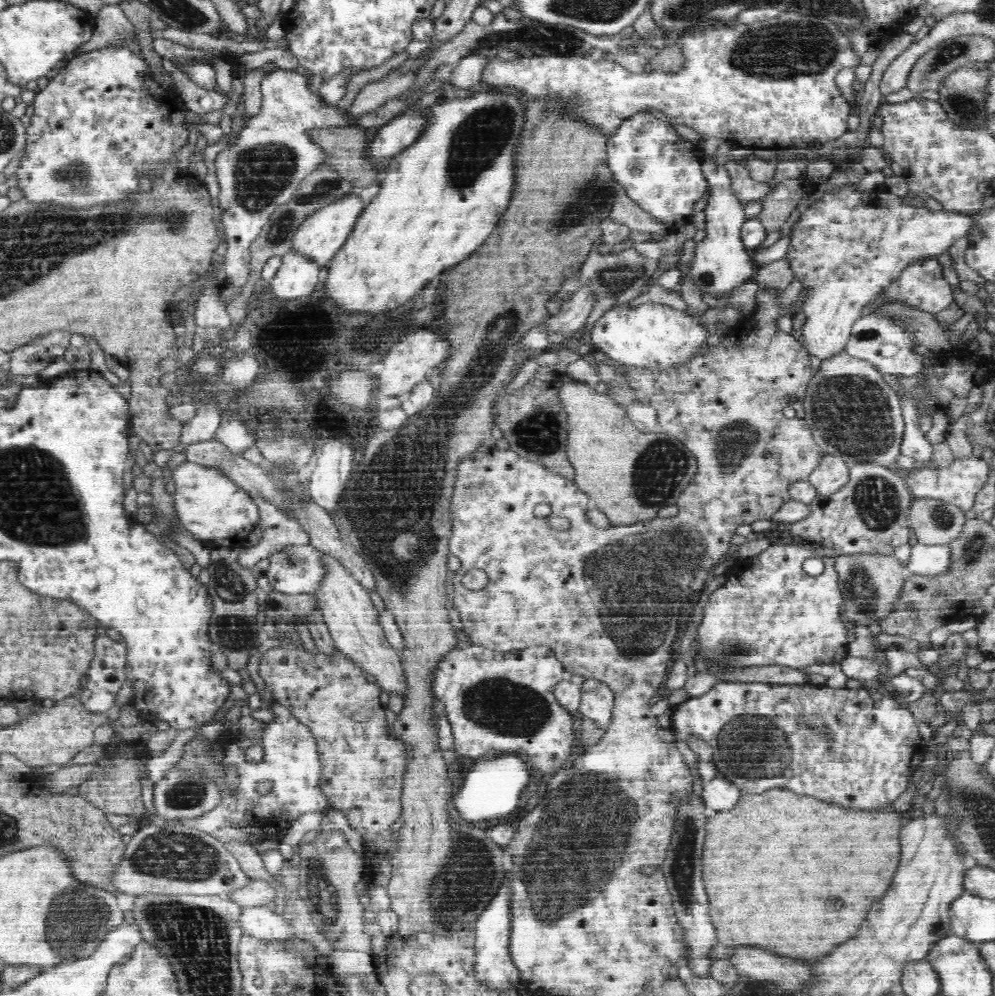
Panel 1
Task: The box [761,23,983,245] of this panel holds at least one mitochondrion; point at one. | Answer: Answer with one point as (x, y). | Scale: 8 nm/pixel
(953, 51)

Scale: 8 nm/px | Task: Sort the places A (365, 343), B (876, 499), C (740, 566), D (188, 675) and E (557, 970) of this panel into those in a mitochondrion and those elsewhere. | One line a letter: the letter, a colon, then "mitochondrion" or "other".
A: mitochondrion
B: mitochondrion
C: other
D: other
E: other

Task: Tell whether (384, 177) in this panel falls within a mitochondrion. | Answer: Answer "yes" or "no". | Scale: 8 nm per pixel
no

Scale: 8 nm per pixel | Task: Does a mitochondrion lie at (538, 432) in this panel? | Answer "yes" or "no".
yes

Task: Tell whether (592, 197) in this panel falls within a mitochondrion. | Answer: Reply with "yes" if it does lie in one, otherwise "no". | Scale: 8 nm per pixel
yes

